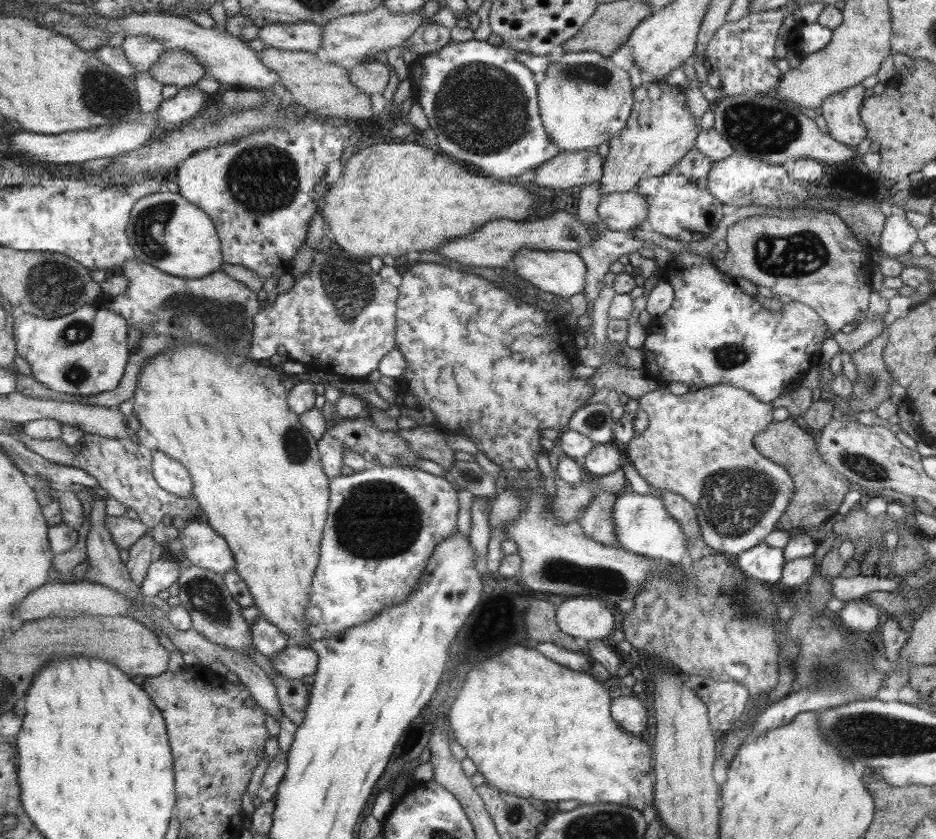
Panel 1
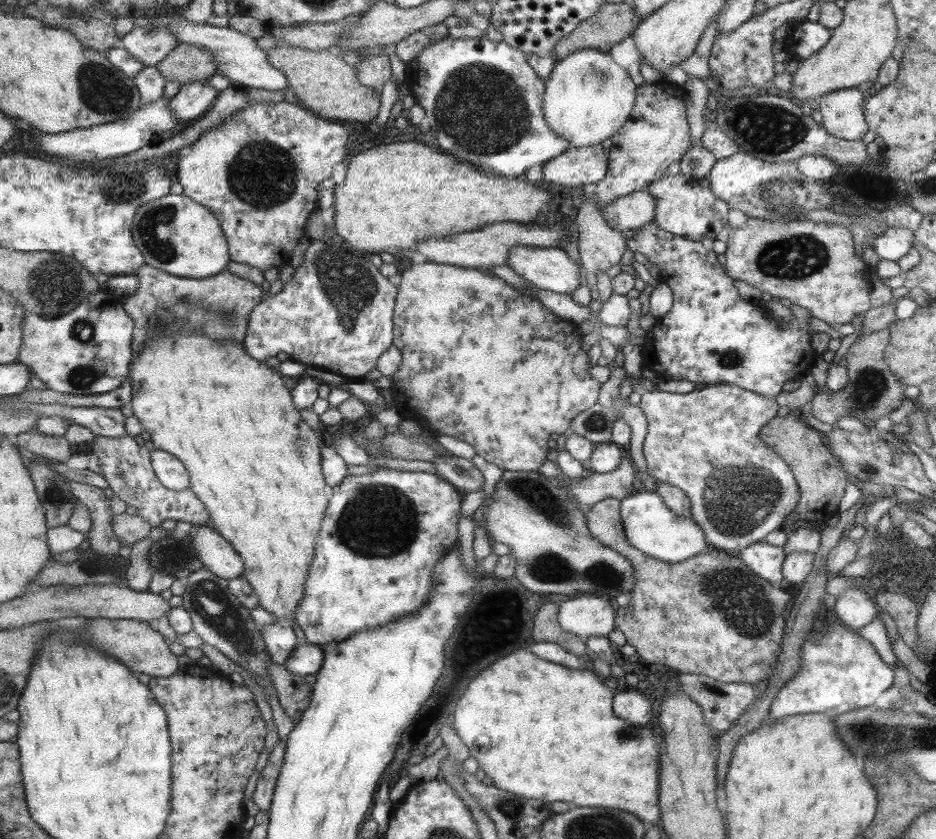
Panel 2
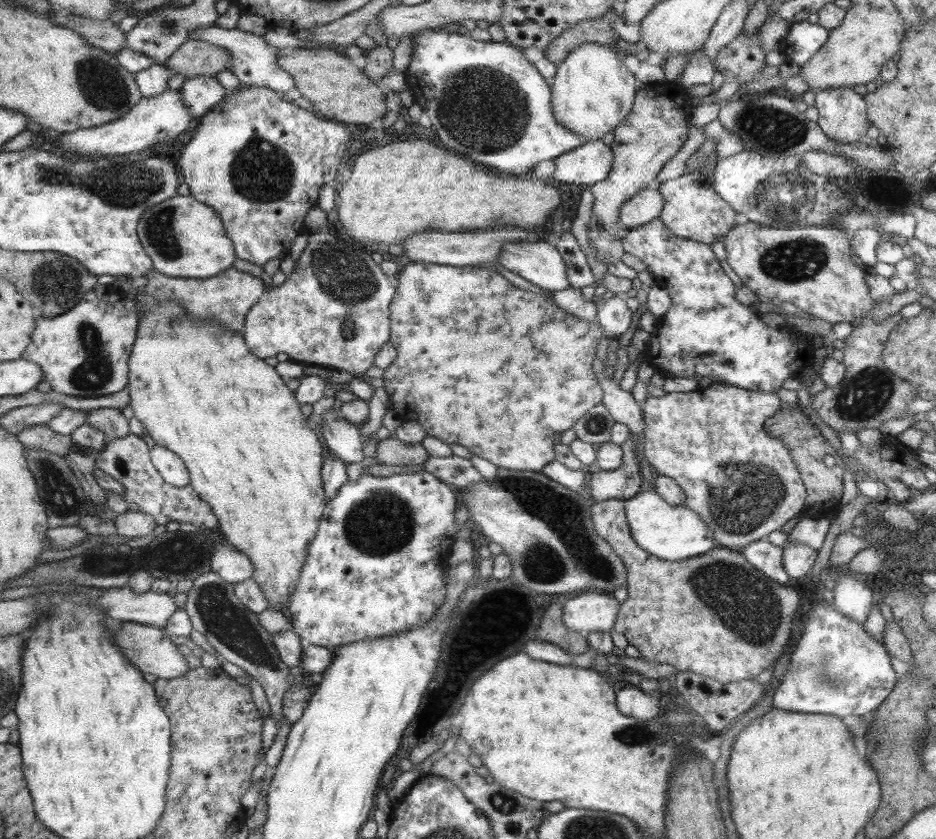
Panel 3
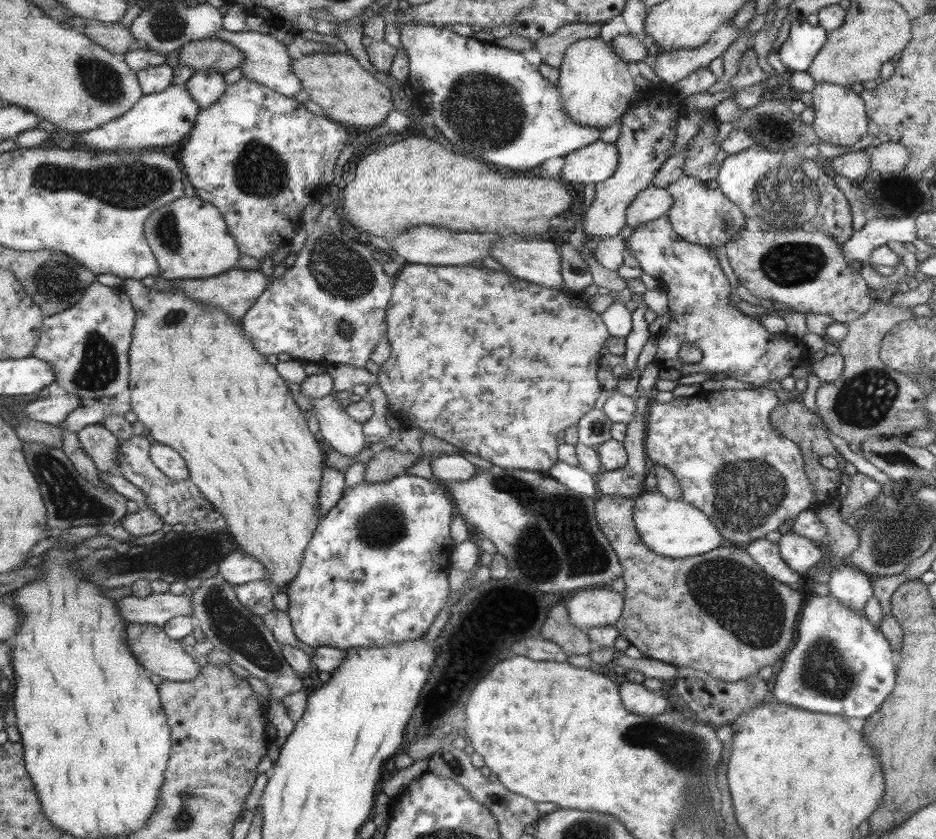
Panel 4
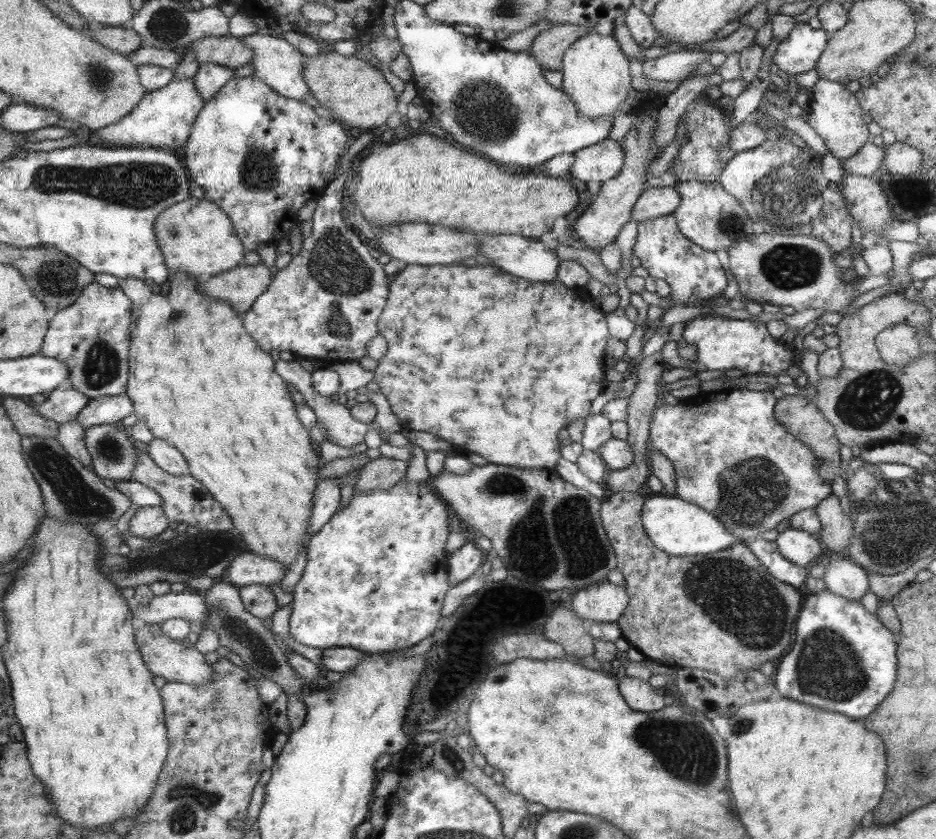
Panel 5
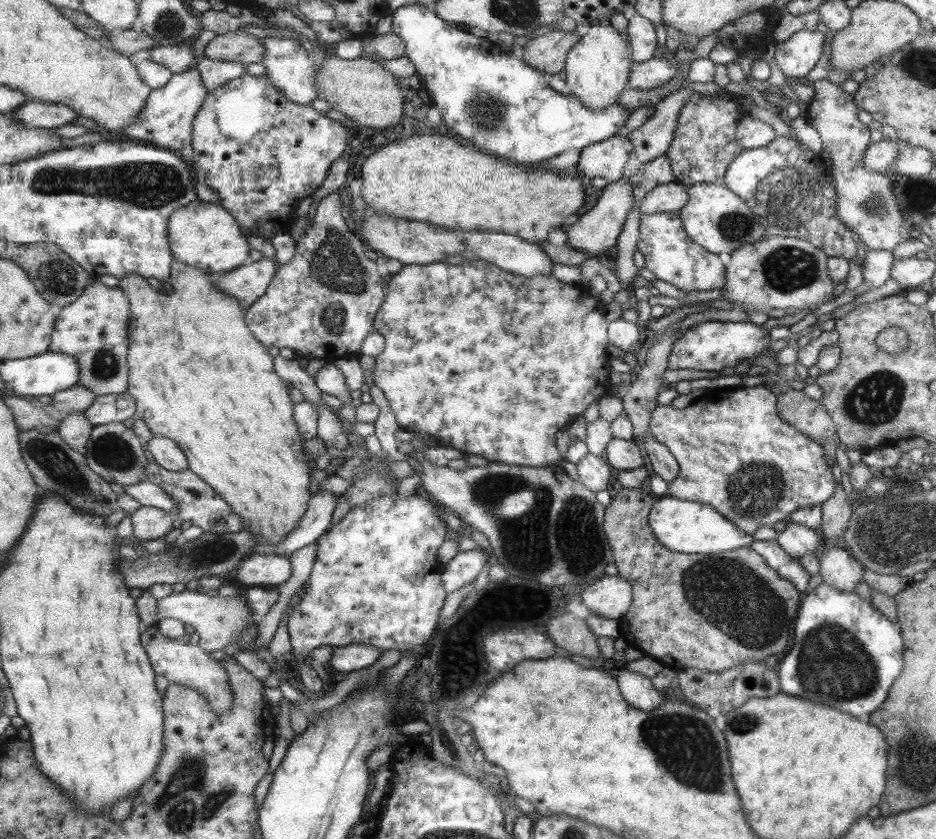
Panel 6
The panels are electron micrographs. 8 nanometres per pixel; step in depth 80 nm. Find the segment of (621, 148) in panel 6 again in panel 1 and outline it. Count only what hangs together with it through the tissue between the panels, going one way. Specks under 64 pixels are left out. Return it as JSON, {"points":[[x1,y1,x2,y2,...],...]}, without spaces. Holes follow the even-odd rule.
{"points":[[589,148,579,152,559,152,553,159,546,160,541,166,534,169,533,184,538,187,559,190,573,186,591,185,599,181,602,175,603,158,597,155,596,148]]}

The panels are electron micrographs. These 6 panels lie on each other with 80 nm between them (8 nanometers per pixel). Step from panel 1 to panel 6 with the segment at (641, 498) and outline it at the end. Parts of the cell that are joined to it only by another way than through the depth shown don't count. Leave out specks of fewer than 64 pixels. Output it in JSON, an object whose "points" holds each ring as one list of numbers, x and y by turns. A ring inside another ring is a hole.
{"points":[[669,496,658,497,658,500,653,502,649,512,649,524,651,533,657,537,659,544,671,552,681,554,710,555,747,547,752,541,751,535,739,531,710,506]]}

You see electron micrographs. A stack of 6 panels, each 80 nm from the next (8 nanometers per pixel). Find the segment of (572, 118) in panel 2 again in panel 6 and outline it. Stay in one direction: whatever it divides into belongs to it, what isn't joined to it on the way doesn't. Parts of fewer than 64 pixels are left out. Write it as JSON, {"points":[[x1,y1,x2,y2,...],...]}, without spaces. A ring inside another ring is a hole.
{"points":[[604,20,605,25,595,22,588,33,576,41,566,56,565,73,566,92,578,97,587,110,597,112,617,102,617,96,623,92,629,74,629,50,623,37]]}

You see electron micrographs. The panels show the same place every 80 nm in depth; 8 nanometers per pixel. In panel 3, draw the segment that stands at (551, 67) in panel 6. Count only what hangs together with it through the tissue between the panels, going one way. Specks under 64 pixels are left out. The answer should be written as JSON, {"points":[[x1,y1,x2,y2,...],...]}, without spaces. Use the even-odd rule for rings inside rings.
{"points":[[614,8,607,11,606,14,598,16,597,19,583,19,581,22,575,24,574,27,569,27,566,31,562,32,562,35,558,39,554,39,551,42,551,45,547,45,547,49,543,51,544,57,547,57,547,60,554,65,562,63,568,55,570,55,573,49,578,48,579,45,586,43,594,43,597,45,610,46,614,43,613,37,617,40,615,36,615,31,613,30,613,24,617,20,623,19,620,15,620,12]]}

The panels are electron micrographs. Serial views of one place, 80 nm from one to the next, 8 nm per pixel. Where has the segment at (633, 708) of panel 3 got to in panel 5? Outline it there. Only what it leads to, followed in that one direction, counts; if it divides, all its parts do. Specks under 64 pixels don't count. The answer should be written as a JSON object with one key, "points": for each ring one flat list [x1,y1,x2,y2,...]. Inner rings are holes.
{"points":[[621,675,619,680,619,692,631,709,651,713,661,710,665,706,663,697,651,688,647,680,626,677,625,675]]}

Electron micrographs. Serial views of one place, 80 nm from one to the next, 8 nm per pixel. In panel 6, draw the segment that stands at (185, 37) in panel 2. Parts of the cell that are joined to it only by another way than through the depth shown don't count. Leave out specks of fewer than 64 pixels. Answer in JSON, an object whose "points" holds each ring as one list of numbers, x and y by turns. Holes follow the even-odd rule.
{"points":[[277,37,263,38,262,40,263,47,265,47,262,64,266,69,266,75,285,96,289,97,289,100,310,106,315,98,321,98,318,86,315,84,315,75,318,73,316,72,318,68,311,63,307,50,298,41]]}

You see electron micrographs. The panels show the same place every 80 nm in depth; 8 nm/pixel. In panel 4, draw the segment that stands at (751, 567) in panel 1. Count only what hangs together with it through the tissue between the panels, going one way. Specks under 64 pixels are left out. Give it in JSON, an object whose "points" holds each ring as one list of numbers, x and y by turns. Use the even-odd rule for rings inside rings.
{"points":[[764,538,757,539,743,546,744,551,751,557,751,560,758,564,765,574,778,580,781,584,790,587,799,587,806,580,803,576,795,574,788,564,780,557,778,546]]}

